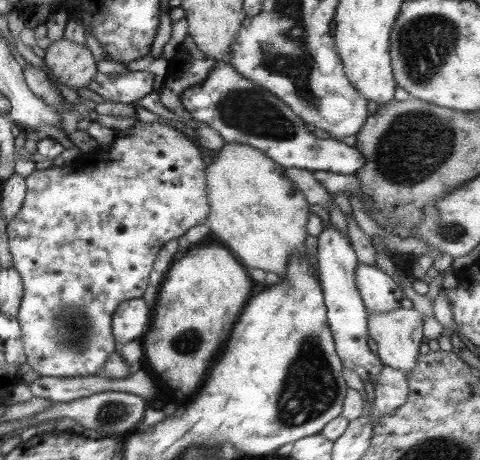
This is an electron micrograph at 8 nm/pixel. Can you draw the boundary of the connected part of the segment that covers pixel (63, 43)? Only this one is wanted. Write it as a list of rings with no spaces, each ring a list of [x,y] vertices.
[[[63,38],[45,47],[44,64],[61,84],[74,89],[84,87],[97,72],[94,56],[88,46]]]

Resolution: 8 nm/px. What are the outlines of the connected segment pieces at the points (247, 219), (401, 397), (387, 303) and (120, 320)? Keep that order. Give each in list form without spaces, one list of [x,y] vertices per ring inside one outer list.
[[[225,142],[212,154],[213,161],[204,167],[210,206],[207,222],[213,236],[217,236],[231,250],[241,266],[271,272],[277,278],[284,276],[288,260],[303,248],[309,208],[303,193],[284,175],[284,167],[267,158],[258,149],[246,144]]]
[[[383,366],[373,383],[373,409],[370,415],[372,426],[380,416],[401,406],[408,394],[406,374],[401,370],[393,370],[393,368]]]
[[[357,261],[354,285],[368,313],[386,313],[400,307],[402,291],[379,267]]]
[[[142,297],[120,302],[111,315],[111,333],[116,344],[126,344],[145,334],[151,318]]]

